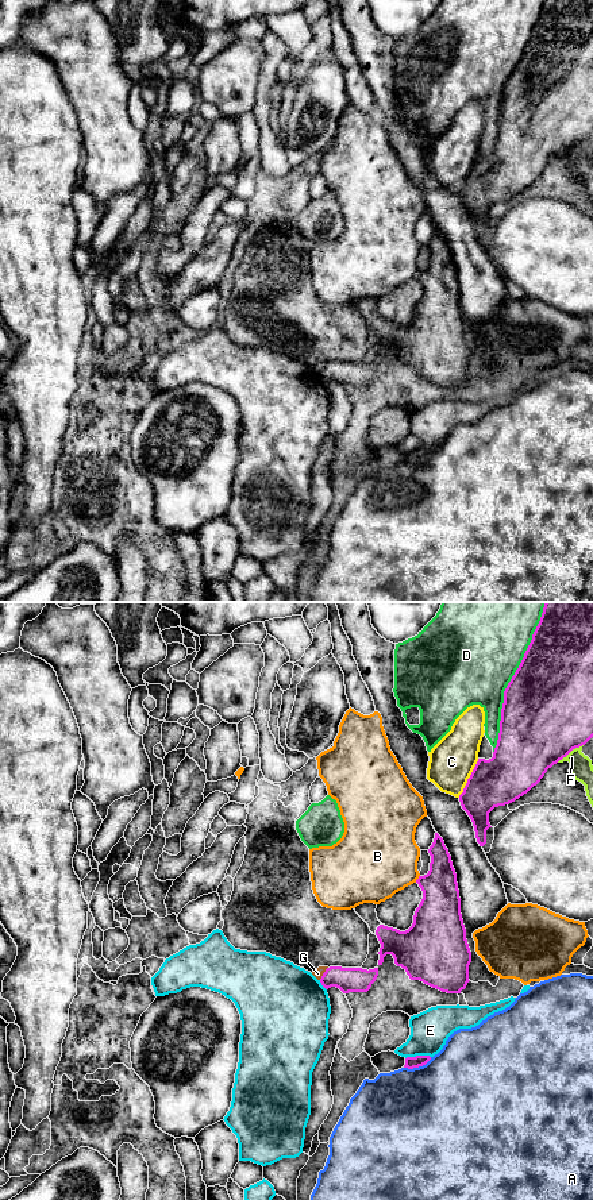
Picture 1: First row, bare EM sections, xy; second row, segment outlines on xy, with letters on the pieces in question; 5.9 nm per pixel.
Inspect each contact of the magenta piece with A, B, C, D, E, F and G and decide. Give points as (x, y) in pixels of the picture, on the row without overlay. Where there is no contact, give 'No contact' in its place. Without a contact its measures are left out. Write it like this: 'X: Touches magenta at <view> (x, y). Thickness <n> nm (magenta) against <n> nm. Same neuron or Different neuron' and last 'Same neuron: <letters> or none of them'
A: Touches magenta at xy (418, 462). Thickness 70 nm (magenta) against 500 nm. Different neuron
B: Touches magenta at xy (418, 274). Thickness 260 nm (magenta) against 440 nm. Different neuron
C: Touches magenta at xy (469, 173). Thickness 300 nm (magenta) against 280 nm. Different neuron
D: Touches magenta at xy (511, 74). Thickness 500 nm (magenta) against 500 nm. Different neuron
E: Touches magenta at xy (418, 451). Thickness 70 nm (magenta) against 240 nm. Different neuron
F: Touches magenta at xy (569, 147). Thickness 500 nm (magenta) against 140 nm. Different neuron
G: Touches magenta at xy (323, 369). Thickness 140 nm (magenta) against 60 nm. Different neuron
Same neuron: none of them

